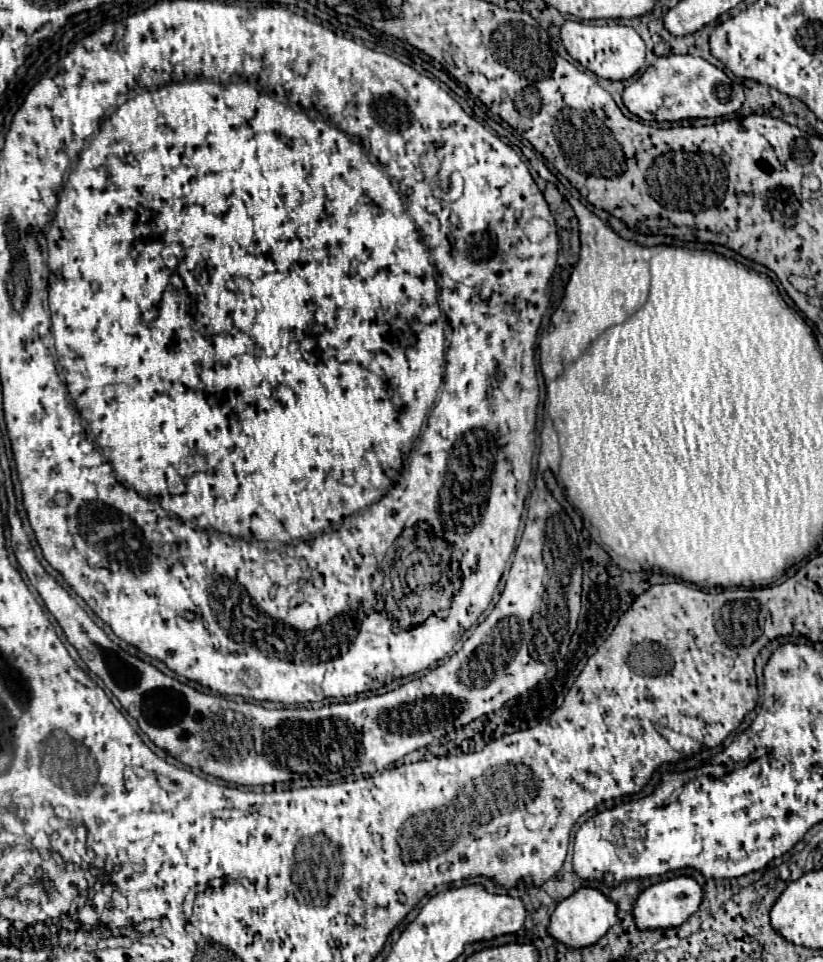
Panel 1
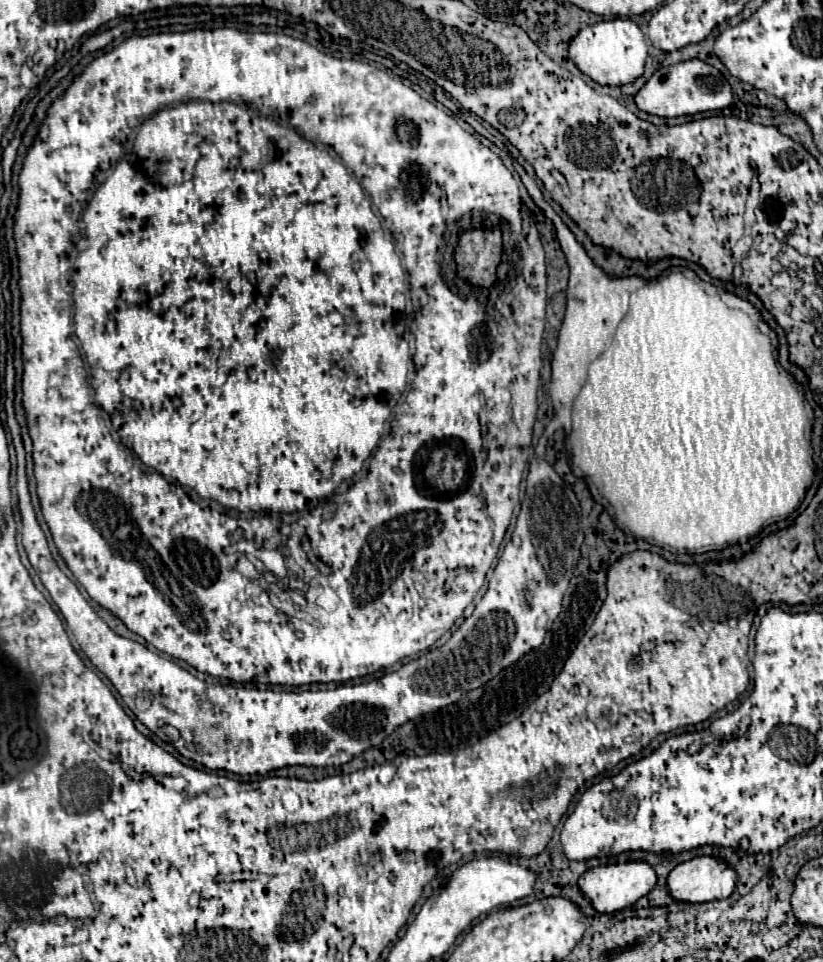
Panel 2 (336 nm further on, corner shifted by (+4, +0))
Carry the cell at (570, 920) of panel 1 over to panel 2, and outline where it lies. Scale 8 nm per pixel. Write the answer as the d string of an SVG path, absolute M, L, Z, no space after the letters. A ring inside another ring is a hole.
M629 861L629 863L621 863L621 865L603 865L603 867L587 869L579 877L579 889L581 889L583 897L589 899L589 903L593 905L595 911L615 913L615 911L631 907L637 899L647 895L653 889L655 881L657 881L655 871L647 863Z

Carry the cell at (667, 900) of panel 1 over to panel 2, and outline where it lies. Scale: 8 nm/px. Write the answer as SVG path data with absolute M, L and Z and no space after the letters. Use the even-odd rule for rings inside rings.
M695 857L669 873L669 895L683 903L725 899L735 889L735 871L713 857Z

